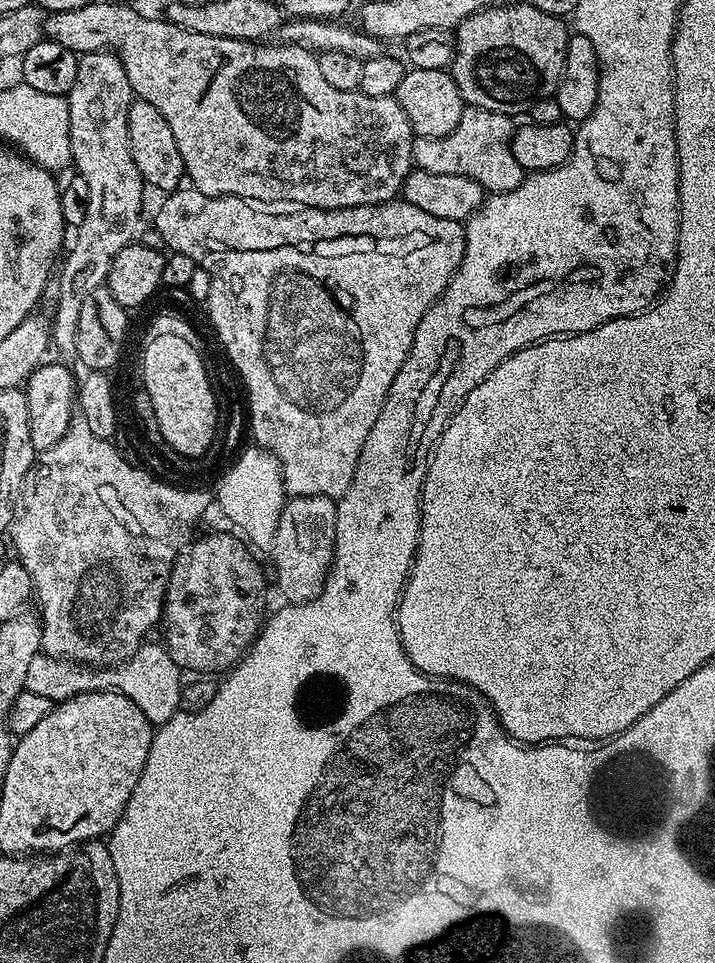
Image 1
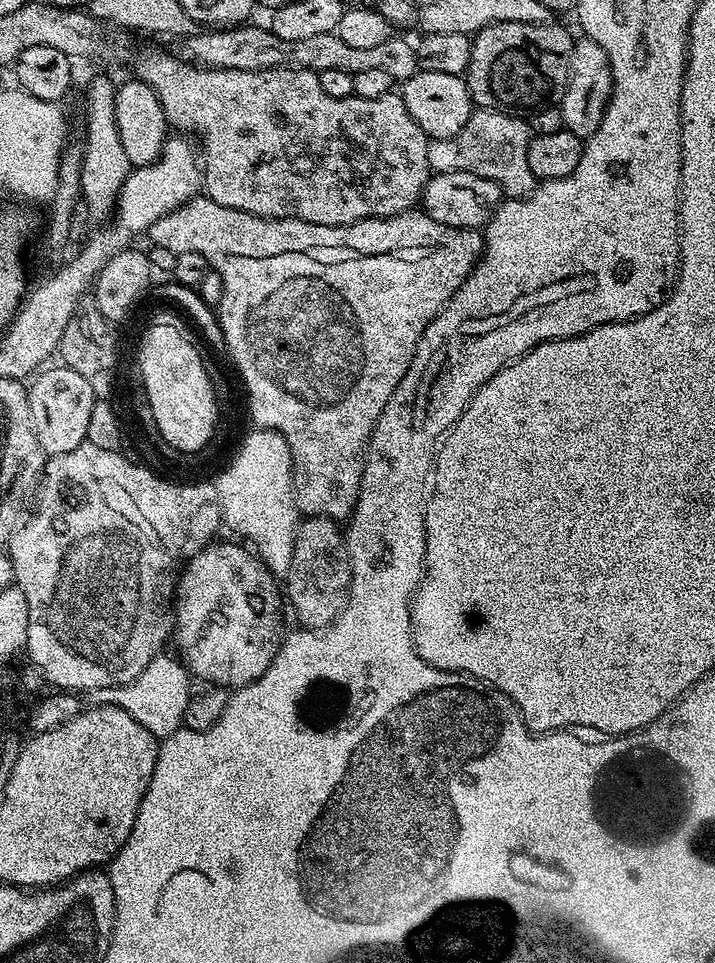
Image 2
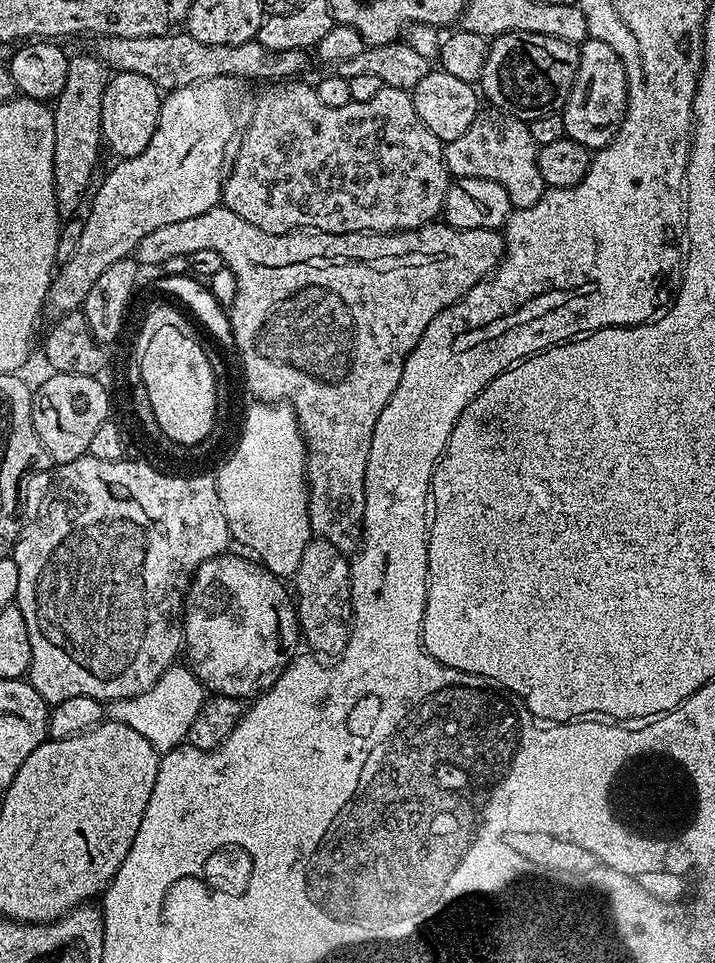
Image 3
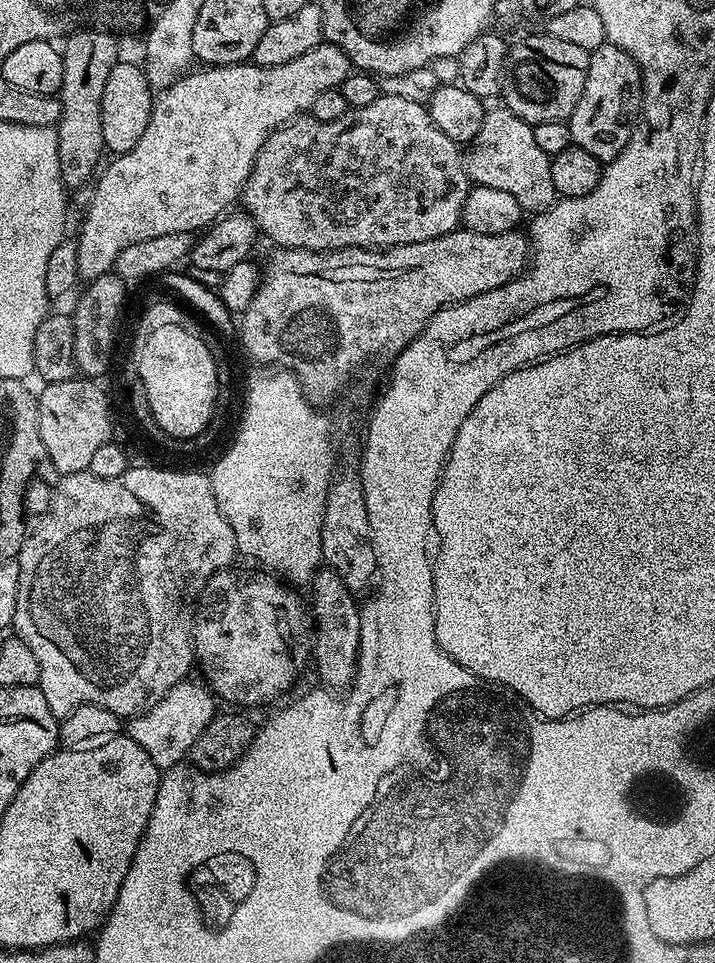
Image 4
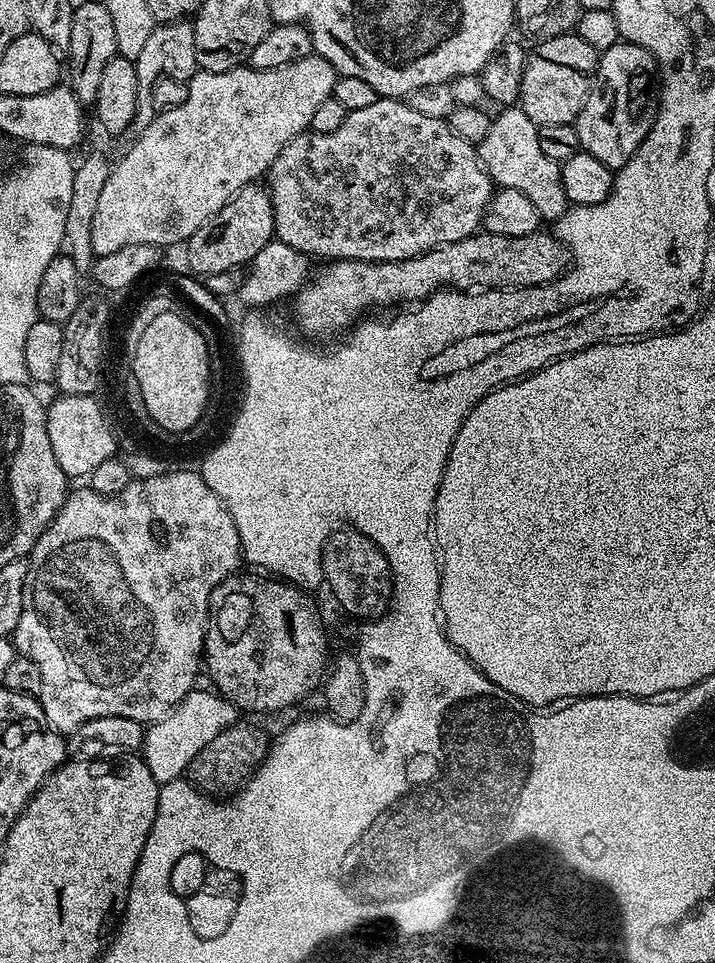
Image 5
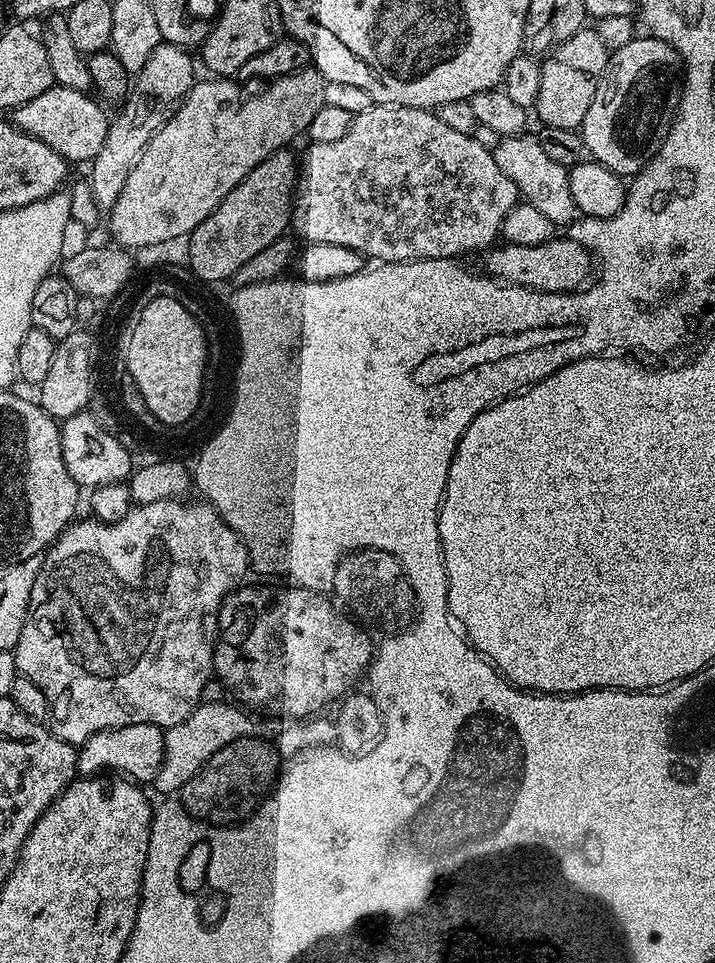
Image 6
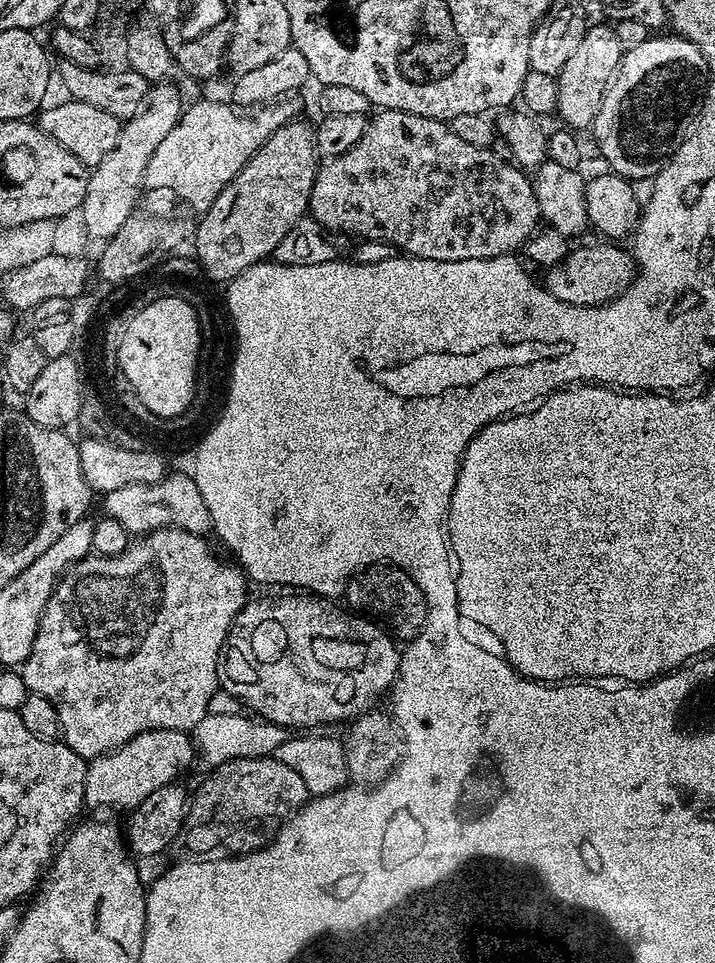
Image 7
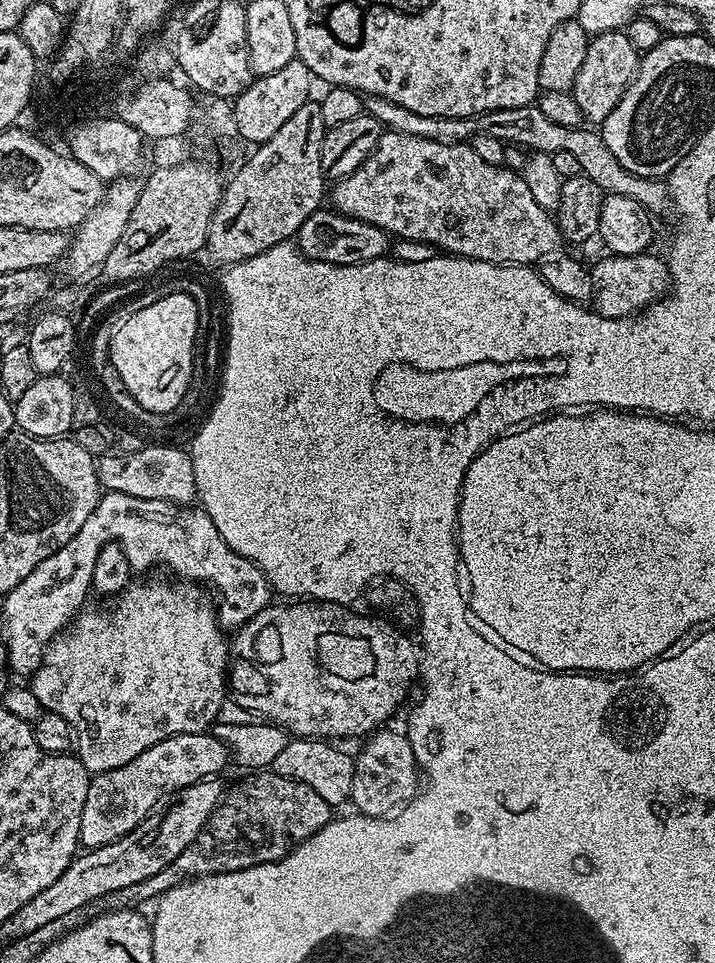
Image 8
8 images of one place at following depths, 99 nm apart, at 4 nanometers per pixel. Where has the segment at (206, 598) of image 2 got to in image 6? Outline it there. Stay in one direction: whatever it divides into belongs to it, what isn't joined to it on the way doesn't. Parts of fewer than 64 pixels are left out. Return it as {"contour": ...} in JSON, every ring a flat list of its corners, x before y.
{"contour":[[295,586,248,587,237,588,221,604,216,647,212,654,215,675,218,680,220,676,221,682,237,696,235,699,241,705,272,718,315,717,325,711,323,708,327,704,335,705,349,691,347,688,367,673,374,644,368,641,363,632,365,629,353,623,327,595]]}

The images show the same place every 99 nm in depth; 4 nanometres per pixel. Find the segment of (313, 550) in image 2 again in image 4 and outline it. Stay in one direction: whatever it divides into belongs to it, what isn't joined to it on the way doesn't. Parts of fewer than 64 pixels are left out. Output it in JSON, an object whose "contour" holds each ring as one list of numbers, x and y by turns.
{"contour":[[321,570,313,578,310,616,314,621,314,664,325,689,347,690,356,677,356,661,360,659,360,604,357,597,331,570]]}

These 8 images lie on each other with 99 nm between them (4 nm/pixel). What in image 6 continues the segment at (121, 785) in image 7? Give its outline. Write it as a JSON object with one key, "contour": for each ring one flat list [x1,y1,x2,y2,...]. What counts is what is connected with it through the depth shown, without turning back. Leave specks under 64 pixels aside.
{"contour":[[135,724,121,728,107,728,79,745,76,771,81,777,97,774,119,774,133,782,155,781,164,761,165,729,153,724]]}

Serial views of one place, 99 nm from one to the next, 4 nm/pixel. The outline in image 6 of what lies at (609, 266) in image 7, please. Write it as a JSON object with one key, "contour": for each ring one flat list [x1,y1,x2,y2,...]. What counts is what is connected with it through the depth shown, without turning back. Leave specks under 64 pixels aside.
{"contour":[[553,238,538,246,497,243,483,253,483,271,509,286,533,288,536,292,575,292,589,283,594,272,594,257,581,241,563,239]]}

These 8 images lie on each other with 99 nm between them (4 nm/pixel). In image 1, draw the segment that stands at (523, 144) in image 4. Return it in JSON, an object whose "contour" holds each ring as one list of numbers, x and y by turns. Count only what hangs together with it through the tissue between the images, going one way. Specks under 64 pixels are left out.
{"contour":[[465,107,458,126,442,138,416,136,412,142,412,162,415,167,430,174,458,174,478,182,485,193,512,192,524,181,526,169,518,166,514,158,512,134,514,131,512,116,503,116,494,110]]}

